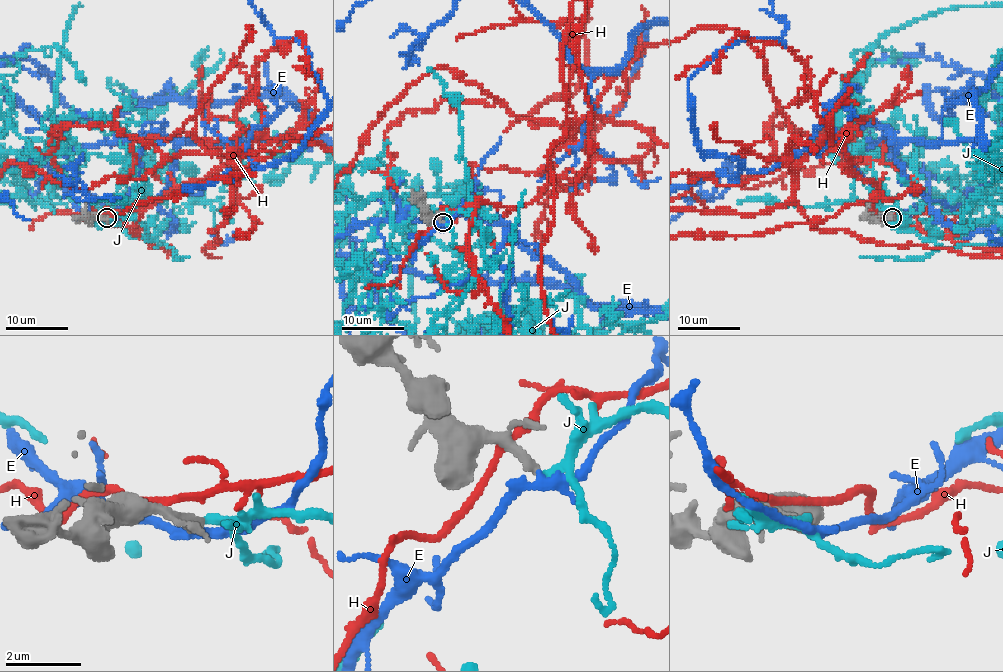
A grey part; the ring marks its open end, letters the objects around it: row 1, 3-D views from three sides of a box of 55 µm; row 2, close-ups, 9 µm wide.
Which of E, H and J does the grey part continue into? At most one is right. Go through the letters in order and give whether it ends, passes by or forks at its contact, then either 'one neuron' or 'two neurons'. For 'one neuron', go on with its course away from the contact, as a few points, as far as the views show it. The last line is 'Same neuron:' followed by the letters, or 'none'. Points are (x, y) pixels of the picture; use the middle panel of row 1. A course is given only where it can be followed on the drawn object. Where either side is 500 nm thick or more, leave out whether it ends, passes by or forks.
E: it forks there; two neurons
H: it passes by; two neurons
J: it passes by; one neuron
Same neuron: J

